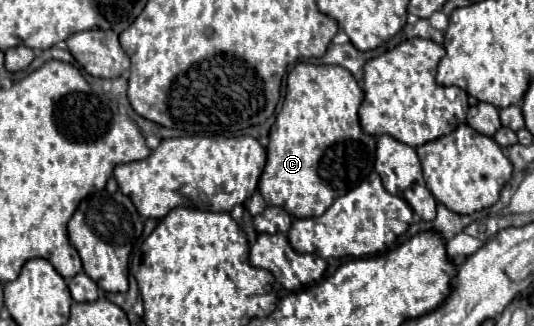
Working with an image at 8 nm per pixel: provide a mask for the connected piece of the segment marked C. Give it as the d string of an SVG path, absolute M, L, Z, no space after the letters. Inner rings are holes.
M298 62L290 72L288 72L288 78L286 78L286 98L284 98L284 106L276 118L276 124L270 128L270 144L268 144L268 160L266 160L266 168L260 176L260 182L258 182L258 192L262 194L262 198L266 200L268 206L282 206L292 218L314 218L314 216L320 216L332 202L334 198L350 192L352 188L356 188L362 180L368 178L368 174L374 170L374 158L376 158L376 138L370 136L370 134L364 134L362 128L360 128L360 122L358 122L358 108L364 100L364 92L362 88L358 86L358 82L354 80L354 76L342 68L342 66L316 66L316 64L306 64L306 62Z

